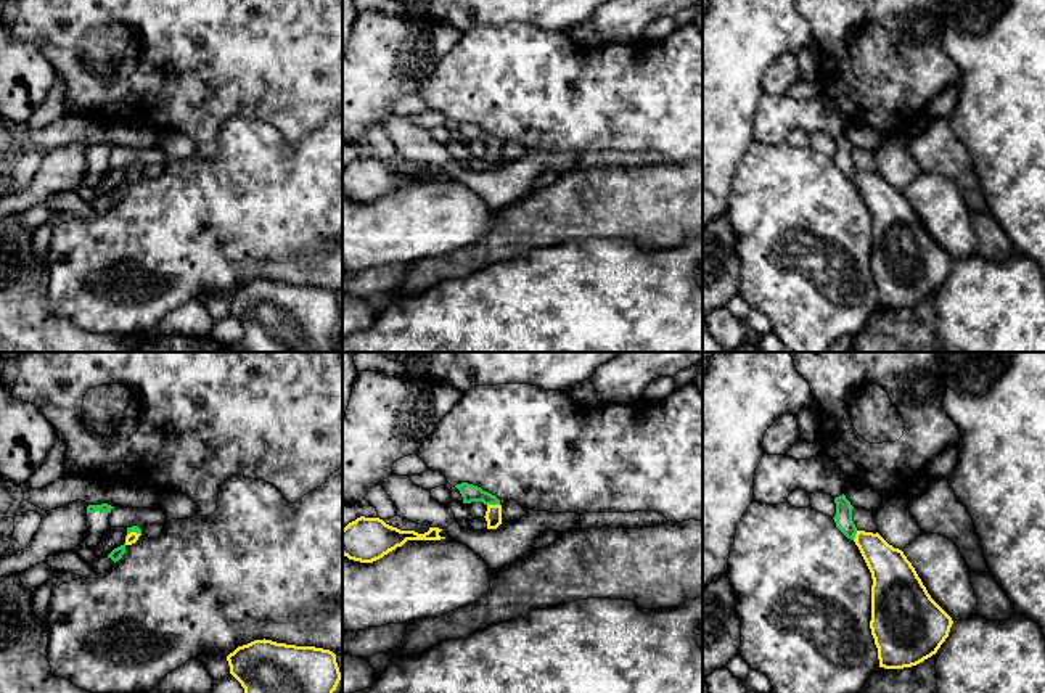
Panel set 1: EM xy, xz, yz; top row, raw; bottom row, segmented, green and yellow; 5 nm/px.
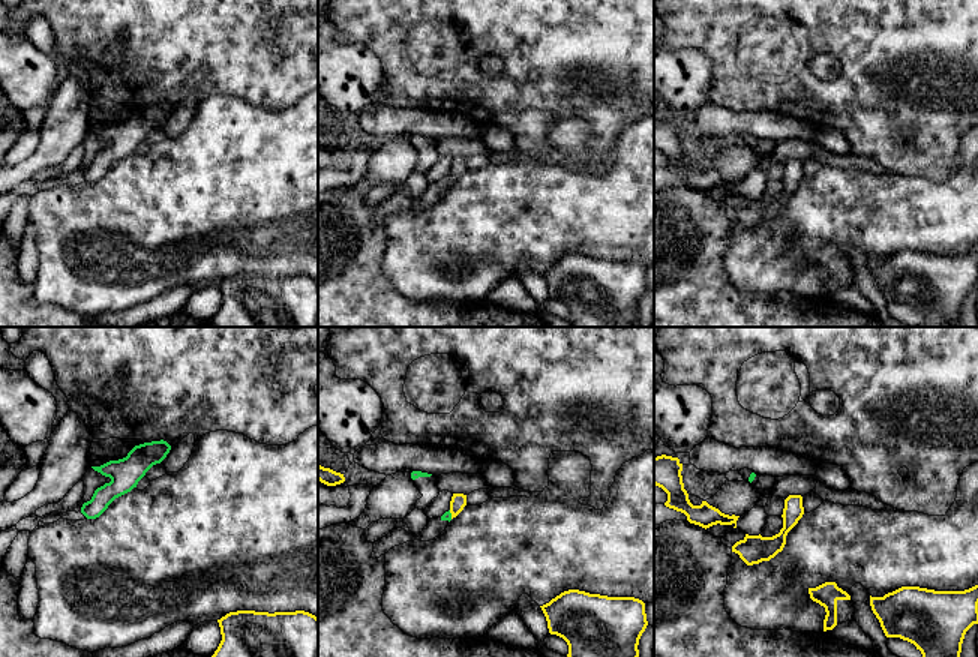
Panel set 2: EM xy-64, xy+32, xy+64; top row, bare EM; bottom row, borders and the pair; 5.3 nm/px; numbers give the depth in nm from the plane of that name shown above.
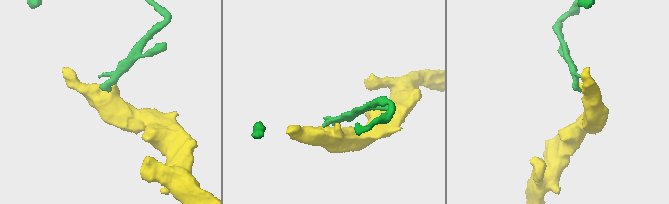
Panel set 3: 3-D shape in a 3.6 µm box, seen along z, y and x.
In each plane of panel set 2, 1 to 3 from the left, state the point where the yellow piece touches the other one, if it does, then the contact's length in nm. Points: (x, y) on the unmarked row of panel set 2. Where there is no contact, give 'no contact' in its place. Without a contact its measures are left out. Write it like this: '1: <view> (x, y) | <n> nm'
1: no contact
2: xy+32 (450, 179) | 50 nm
3: no contact

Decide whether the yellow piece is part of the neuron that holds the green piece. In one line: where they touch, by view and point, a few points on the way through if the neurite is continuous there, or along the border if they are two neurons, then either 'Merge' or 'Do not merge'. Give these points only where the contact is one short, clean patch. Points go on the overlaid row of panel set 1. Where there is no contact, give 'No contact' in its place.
Touches green at xz (494, 504). Path across: xz (470, 492), (483, 496), (494, 504), (494, 512). Merge

